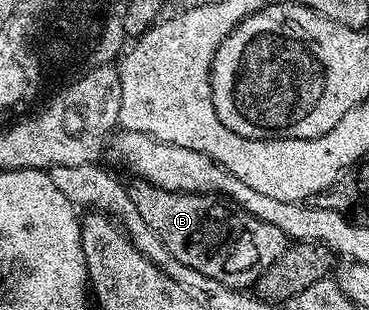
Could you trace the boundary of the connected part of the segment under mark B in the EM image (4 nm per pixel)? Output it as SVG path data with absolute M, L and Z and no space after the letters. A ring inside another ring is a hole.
M138 177L131 181L127 183L128 195L134 200L134 208L138 208L138 216L158 232L158 240L166 244L170 256L222 284L255 287L256 281L289 248L290 240L282 228L258 220L258 216L252 216L222 194L183 194L163 190Z

